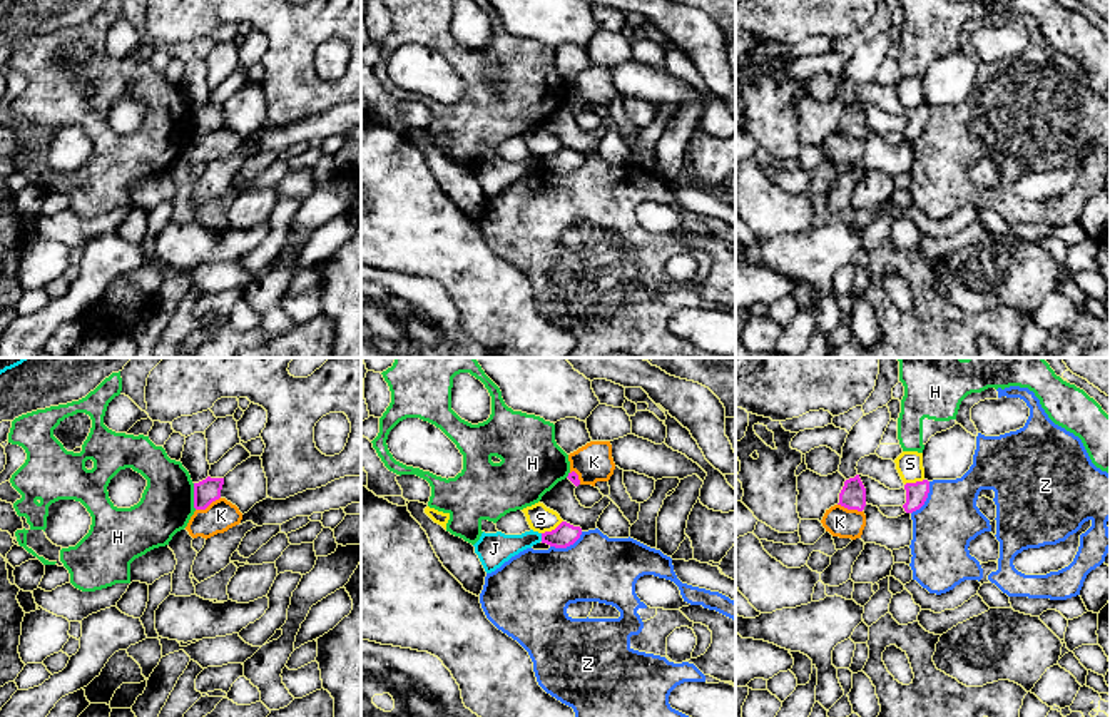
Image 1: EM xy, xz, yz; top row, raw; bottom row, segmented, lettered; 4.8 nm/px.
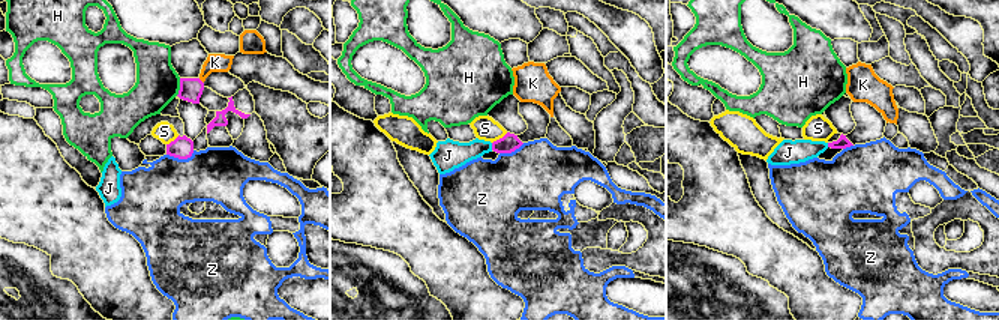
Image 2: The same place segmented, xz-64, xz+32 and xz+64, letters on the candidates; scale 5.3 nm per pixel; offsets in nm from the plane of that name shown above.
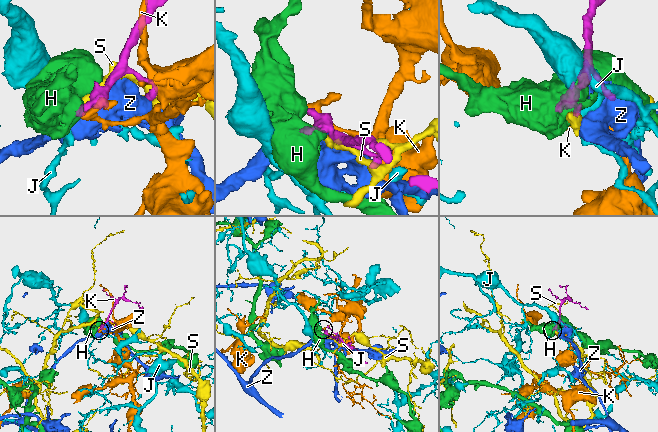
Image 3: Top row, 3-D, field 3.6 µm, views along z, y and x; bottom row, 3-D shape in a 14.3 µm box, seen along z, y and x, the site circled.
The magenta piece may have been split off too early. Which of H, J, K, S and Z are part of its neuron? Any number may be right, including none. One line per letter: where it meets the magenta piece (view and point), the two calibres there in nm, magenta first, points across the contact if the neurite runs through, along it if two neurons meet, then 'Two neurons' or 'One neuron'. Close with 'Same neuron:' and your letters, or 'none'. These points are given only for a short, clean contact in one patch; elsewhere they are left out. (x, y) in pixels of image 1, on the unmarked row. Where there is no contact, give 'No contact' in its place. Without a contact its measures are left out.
H: Touches magenta at xy (194, 122). Thickness 120 nm (magenta) against 260 nm. Two neurons
J: Touches magenta at xz (542, 162). Thickness 110 nm (magenta) against 160 nm. Boundary: xz (540, 159), (542, 166). Two neurons
K: Touches magenta at xy (208, 131). Thickness 120 nm (magenta) against 150 nm. Boundary: xy (219, 122), (204, 134), (196, 136). Two neurons
S: Touches magenta at xz (552, 156). Thickness 110 nm (magenta) against 130 nm. Two neurons
Z: Touches magenta at xz (567, 171). Thickness 110 nm (magenta) against 360 nm. Two neurons
Same neuron: none

